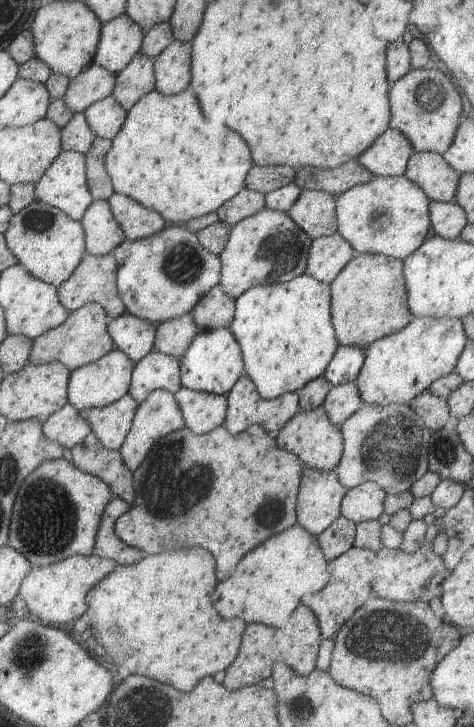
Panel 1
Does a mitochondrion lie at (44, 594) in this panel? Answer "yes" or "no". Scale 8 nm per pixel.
no

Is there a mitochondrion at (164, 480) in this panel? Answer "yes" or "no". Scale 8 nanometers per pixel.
yes

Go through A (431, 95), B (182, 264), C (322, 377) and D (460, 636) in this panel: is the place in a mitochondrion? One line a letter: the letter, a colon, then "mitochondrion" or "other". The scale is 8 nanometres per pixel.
A: mitochondrion
B: mitochondrion
C: other
D: other

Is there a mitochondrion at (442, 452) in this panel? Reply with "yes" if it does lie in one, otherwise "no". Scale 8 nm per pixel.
yes

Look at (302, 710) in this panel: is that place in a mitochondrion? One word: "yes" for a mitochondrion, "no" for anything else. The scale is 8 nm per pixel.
yes

